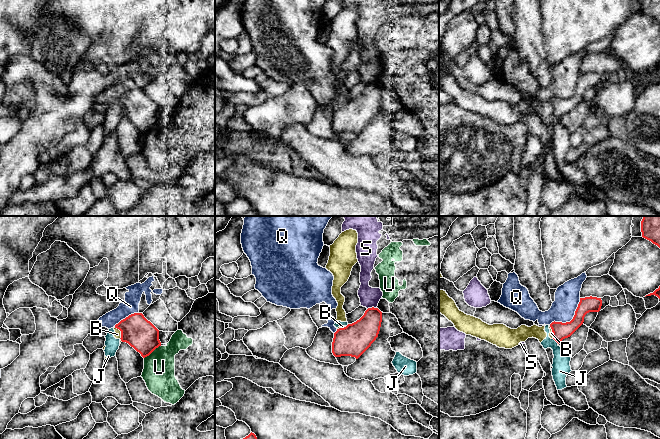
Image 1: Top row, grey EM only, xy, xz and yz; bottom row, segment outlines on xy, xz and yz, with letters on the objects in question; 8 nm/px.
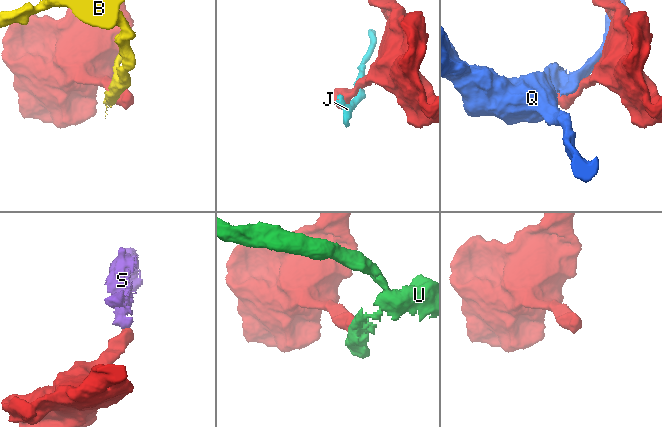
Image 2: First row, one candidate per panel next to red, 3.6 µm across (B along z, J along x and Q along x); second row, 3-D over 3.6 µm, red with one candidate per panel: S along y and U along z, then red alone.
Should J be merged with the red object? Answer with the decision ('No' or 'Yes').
No

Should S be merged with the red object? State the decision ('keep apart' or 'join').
keep apart

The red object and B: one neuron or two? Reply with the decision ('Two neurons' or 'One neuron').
Two neurons

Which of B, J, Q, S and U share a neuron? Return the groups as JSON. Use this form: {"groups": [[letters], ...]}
{"groups": [["B", "J"], ["Q"], ["S"], ["U"]]}

